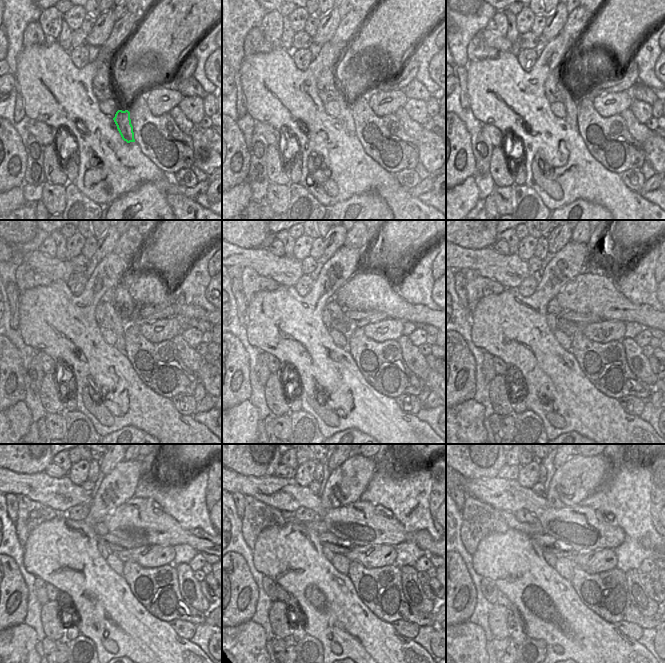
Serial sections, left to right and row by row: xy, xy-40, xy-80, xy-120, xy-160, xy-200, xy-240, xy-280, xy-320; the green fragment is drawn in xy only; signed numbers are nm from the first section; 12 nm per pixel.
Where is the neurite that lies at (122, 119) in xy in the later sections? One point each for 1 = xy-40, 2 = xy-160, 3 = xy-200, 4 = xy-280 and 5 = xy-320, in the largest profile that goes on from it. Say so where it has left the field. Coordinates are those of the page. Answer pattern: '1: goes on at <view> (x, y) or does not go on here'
1: goes on at xy-40 (345, 116)
2: goes on at xy-160 (337, 312)
3: goes on at xy-200 (553, 307)
4: goes on at xy-280 (319, 527)
5: goes on at xy-320 (512, 522)

